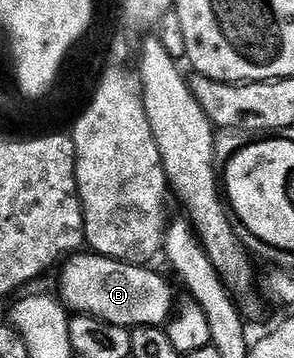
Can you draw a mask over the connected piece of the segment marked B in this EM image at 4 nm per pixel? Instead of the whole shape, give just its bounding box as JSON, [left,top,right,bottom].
[57,253,176,329]

